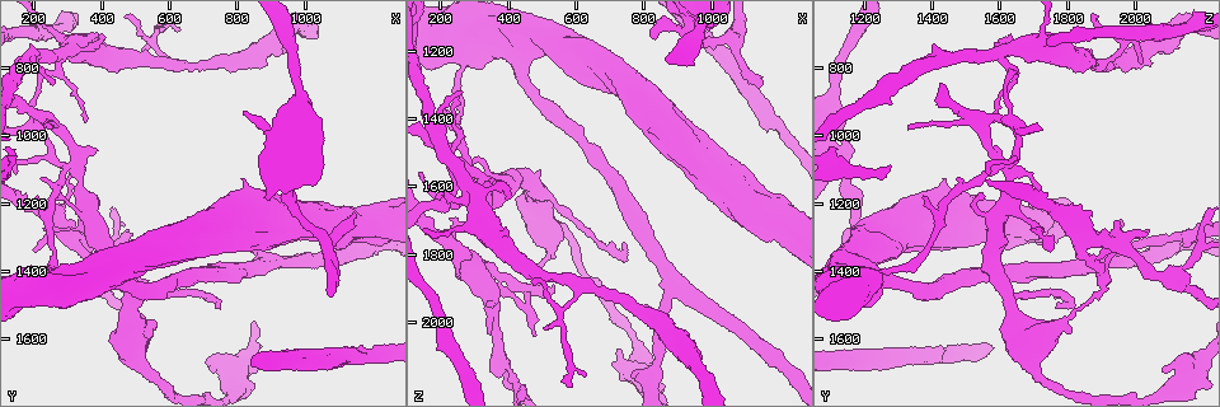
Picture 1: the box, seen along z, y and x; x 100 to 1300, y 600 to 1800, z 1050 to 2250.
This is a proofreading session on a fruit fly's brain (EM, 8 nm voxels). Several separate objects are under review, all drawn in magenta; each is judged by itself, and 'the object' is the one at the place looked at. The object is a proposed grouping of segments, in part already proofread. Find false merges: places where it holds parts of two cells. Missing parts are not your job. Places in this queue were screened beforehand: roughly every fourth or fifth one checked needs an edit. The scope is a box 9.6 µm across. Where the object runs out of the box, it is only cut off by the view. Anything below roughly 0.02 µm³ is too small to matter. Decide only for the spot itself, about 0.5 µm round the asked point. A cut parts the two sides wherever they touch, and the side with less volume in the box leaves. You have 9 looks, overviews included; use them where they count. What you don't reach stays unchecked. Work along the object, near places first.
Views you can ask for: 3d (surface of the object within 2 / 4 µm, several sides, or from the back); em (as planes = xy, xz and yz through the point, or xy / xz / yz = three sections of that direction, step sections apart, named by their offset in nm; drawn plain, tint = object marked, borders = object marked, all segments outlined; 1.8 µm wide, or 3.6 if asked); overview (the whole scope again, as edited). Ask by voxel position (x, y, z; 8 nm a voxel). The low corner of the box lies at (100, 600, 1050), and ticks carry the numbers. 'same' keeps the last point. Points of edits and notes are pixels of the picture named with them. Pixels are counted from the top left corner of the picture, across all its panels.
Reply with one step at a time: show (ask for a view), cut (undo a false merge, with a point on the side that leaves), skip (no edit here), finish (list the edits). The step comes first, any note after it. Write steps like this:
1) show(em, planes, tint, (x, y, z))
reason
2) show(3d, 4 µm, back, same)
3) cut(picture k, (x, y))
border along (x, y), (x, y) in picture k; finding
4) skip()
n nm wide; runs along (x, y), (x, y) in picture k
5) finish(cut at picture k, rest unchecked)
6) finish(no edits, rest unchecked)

show(em, yz, step 16, tint, (450, 1400, 1900))
a fork

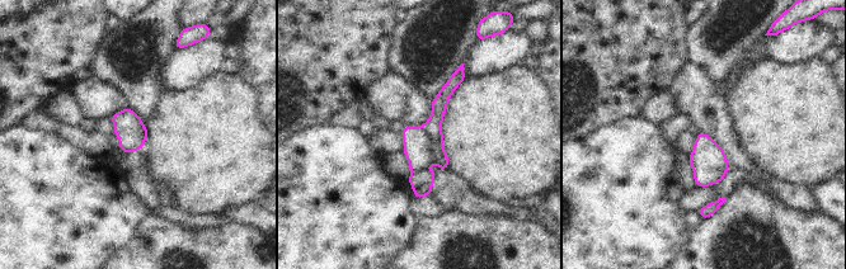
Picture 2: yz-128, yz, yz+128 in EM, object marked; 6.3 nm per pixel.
show(em, planes, tint, same)
another direction

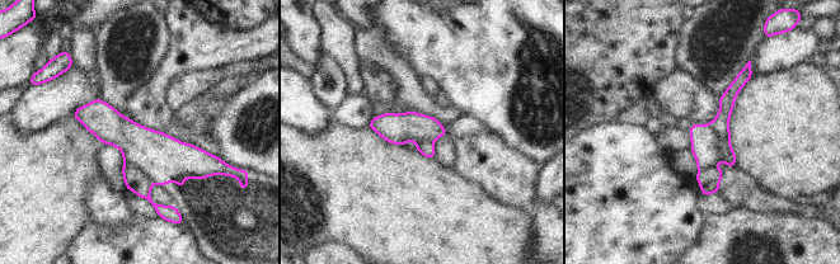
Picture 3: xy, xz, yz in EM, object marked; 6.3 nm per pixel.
cut(picture 3, (719, 125))
190 nm wide; two cells meet here

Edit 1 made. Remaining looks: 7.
show(overview)
redraw

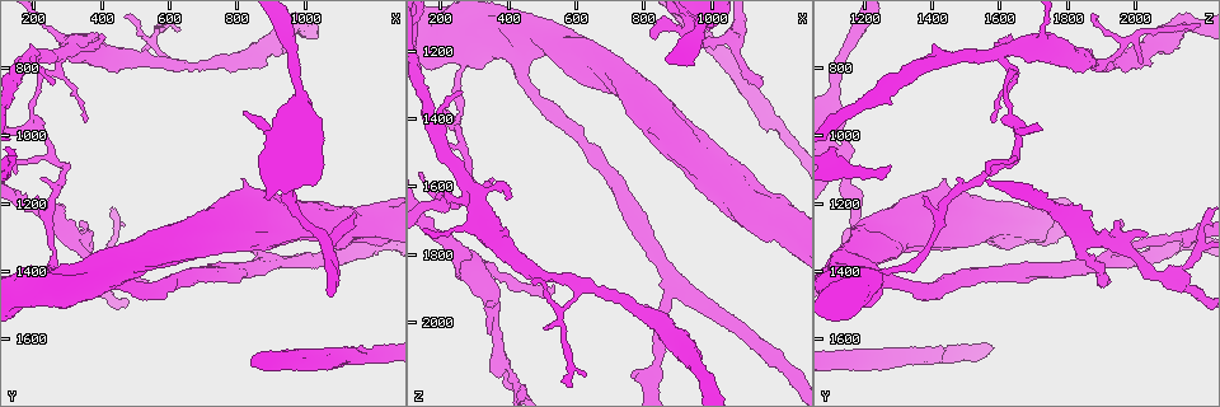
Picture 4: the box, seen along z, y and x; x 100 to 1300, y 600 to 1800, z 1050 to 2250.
show(em, 3.6 µm, planes, tint, (270, 1400, 1250))

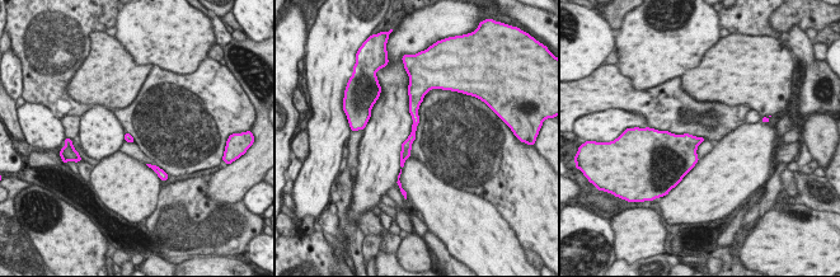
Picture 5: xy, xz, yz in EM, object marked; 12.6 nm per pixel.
skip()
100 nm wide; all the same cell

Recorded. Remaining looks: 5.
show(em, xy, step 4, tint, (470, 770, 1850))
calibre changes

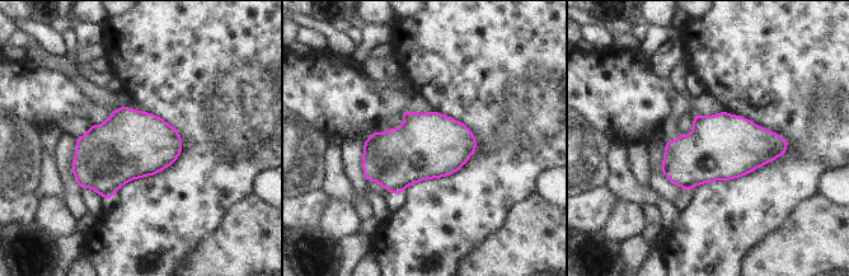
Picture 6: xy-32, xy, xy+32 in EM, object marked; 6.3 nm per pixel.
skip()
all the same cell

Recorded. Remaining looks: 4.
finish(cut at picture 3, rest unchecked)

